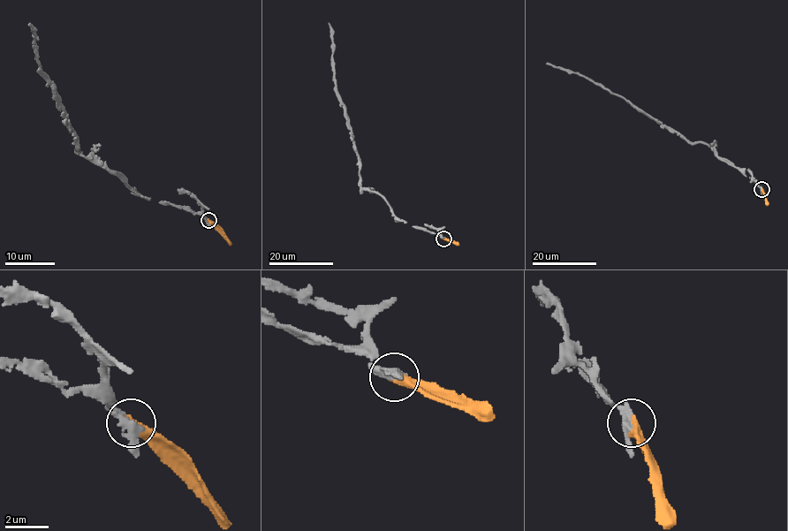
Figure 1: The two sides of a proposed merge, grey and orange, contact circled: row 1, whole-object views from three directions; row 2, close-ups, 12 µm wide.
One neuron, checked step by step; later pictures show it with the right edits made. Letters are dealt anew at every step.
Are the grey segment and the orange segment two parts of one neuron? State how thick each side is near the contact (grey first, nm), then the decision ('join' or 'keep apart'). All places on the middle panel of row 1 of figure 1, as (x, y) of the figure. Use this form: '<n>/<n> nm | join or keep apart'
360/400 nm | join

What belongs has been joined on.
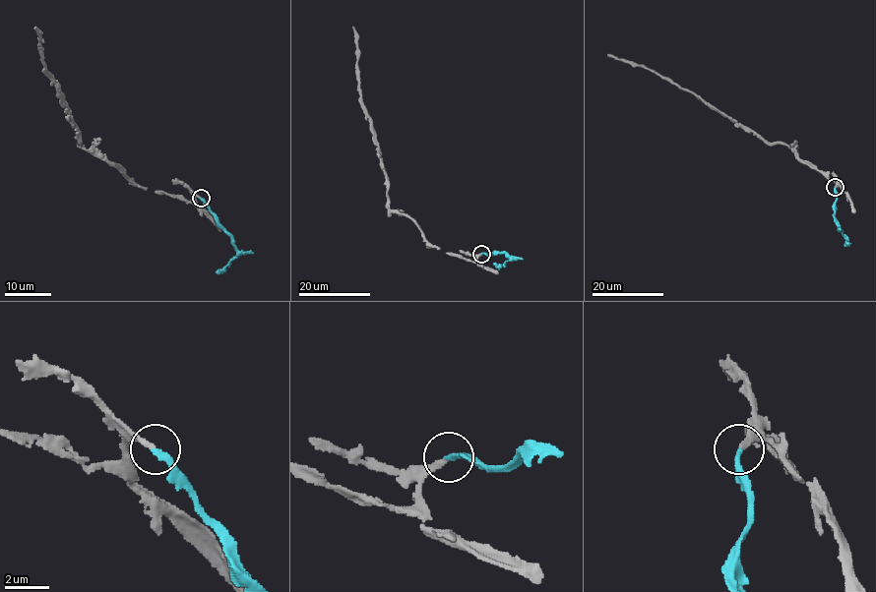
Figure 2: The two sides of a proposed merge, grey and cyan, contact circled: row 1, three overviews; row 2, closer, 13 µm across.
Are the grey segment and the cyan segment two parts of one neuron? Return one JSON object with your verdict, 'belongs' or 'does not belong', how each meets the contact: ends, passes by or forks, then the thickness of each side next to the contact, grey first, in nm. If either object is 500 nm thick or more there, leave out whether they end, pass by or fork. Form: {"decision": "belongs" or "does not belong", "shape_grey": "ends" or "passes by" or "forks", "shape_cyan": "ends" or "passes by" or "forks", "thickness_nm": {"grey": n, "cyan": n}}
{"decision": "belongs", "shape_grey": "ends", "shape_cyan": "ends", "thickness_nm": {"grey": 240, "cyan": 240}}

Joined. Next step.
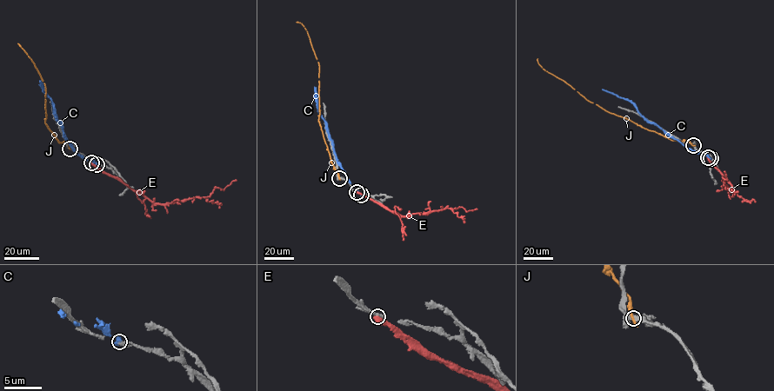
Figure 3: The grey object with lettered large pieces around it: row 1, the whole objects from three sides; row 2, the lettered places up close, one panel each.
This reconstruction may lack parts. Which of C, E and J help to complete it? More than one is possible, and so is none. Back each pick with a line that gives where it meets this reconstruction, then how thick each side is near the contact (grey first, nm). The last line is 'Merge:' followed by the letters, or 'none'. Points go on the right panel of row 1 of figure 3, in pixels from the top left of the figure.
Merge: none

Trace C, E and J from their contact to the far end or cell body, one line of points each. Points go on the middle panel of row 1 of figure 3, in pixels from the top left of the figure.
C: (361, 195), (337, 162), (328, 129), (317, 108), (314, 87)
E: (356, 192), (403, 216), (446, 208), (462, 207), (467, 211), (477, 208)
J: (339, 178), (318, 121), (319, 63), (307, 31), (301, 23), (296, 23)

